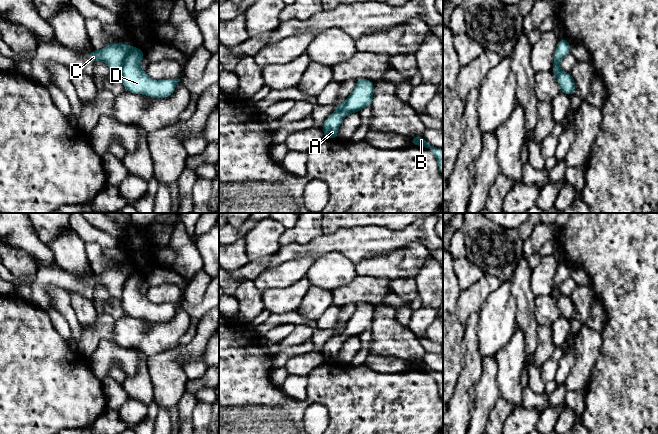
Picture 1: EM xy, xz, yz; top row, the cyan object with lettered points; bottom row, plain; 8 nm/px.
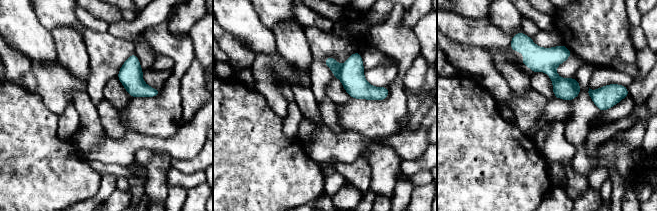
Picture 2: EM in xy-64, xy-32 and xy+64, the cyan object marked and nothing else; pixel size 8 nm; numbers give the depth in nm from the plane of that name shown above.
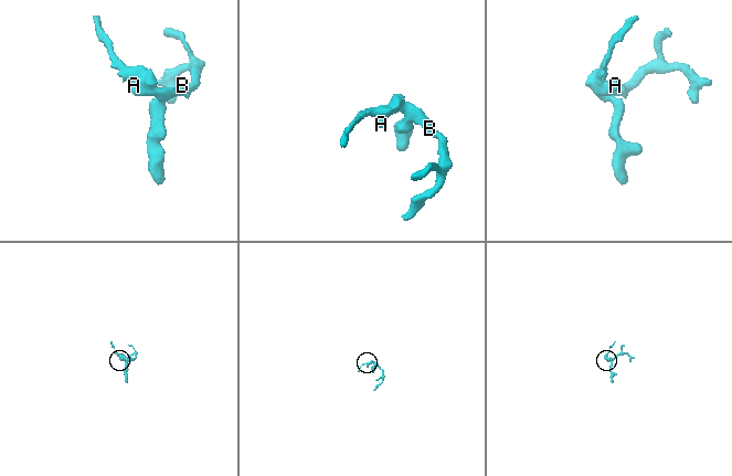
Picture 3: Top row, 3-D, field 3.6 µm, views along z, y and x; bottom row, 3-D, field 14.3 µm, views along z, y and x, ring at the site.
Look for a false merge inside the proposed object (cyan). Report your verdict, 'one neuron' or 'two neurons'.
two neurons

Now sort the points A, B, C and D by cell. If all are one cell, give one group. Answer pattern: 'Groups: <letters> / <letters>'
Groups: A B D / C

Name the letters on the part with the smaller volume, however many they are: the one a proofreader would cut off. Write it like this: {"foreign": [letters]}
{"foreign": ["C"]}

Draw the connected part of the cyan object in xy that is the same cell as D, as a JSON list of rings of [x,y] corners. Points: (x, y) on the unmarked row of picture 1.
[[[133,271],[127,278],[122,296],[121,306],[124,312],[135,318],[146,319],[153,322],[167,322],[171,320],[180,303],[154,304],[141,292],[144,276]]]

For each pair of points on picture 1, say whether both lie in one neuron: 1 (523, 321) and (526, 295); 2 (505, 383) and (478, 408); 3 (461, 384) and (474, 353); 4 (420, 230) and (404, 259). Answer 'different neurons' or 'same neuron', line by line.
1: same neuron
2: different neurons
3: same neuron
4: different neurons

